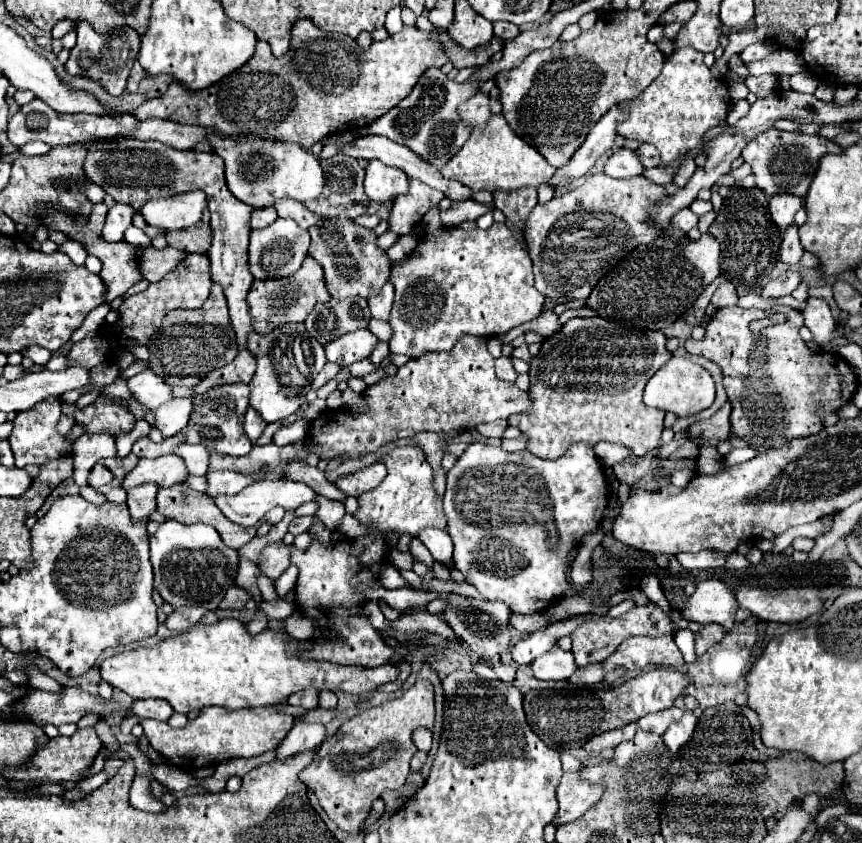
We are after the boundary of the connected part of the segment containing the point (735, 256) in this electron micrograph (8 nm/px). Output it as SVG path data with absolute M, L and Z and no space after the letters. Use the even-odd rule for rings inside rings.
M730 187L716 221L710 225L710 233L722 245L722 275L726 275L728 281L736 285L738 295L754 293L774 269L774 263L778 261L778 249L782 243L782 231L776 223L772 223L766 193L758 191L758 187Z

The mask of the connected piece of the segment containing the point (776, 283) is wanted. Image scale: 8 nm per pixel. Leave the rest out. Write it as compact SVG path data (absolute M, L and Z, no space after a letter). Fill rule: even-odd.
M786 271L780 277L776 277L774 281L770 281L764 289L762 289L762 297L784 297L790 295L802 281L800 271Z

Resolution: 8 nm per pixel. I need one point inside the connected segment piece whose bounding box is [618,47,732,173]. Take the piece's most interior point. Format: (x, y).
(684, 101)

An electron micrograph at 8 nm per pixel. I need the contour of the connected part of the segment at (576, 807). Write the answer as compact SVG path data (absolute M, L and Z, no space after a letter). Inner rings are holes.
M582 769L578 771L566 771L562 775L562 781L558 785L558 813L554 817L554 825L566 825L576 821L580 815L584 815L586 809L590 809L594 803L598 803L604 787L600 783L588 783L582 779Z

